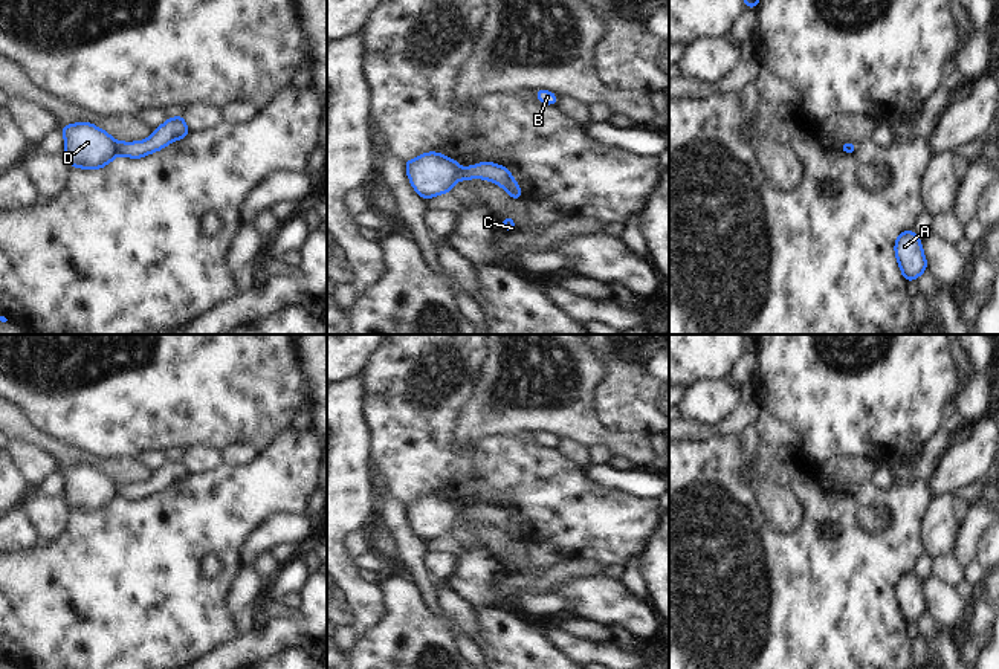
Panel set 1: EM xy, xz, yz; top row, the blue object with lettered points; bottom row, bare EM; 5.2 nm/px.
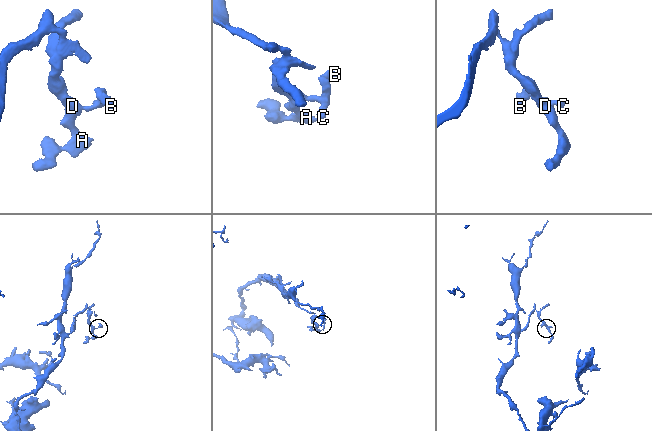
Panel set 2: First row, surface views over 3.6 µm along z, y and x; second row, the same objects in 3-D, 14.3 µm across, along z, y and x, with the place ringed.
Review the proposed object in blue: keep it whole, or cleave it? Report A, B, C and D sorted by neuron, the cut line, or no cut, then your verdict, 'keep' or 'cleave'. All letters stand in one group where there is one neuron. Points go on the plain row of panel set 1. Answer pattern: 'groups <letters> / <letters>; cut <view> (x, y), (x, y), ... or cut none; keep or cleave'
groups A D / B C; cut xy (118, 484), (116, 495); cleave

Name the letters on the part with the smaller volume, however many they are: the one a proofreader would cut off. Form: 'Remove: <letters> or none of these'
Remove: B, C

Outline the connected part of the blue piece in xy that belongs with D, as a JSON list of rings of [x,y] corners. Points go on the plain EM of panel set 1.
[[[81,463],[61,467],[64,495],[72,510],[99,512],[116,499],[116,483],[96,467]]]

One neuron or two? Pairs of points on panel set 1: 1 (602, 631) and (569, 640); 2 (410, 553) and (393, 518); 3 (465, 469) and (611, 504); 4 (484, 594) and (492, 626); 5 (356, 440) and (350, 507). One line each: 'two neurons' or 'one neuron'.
1: two neurons
2: one neuron
3: one neuron
4: two neurons
5: one neuron

